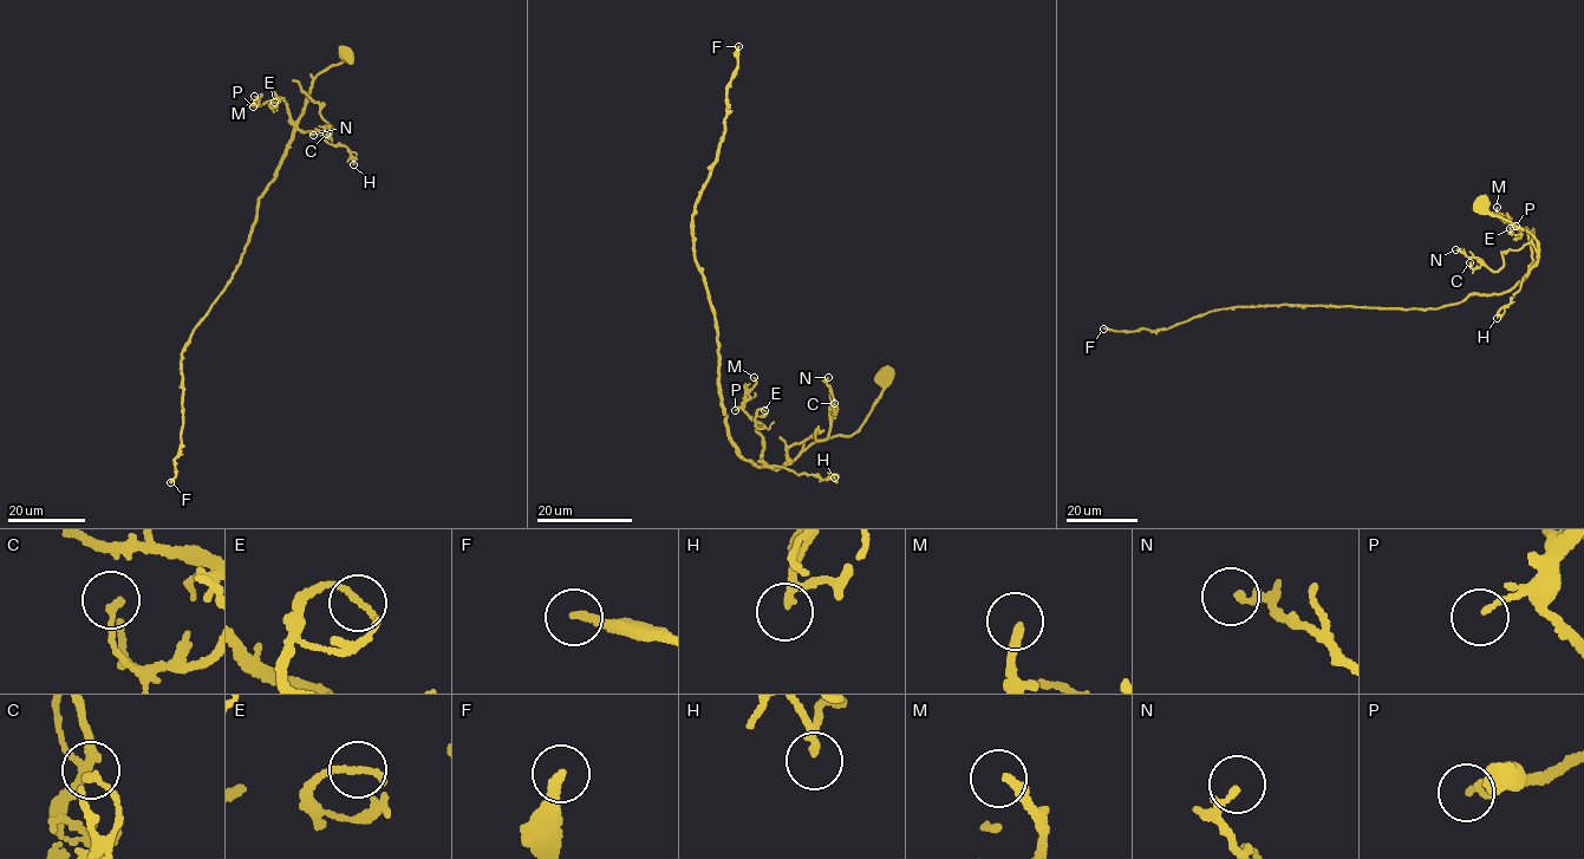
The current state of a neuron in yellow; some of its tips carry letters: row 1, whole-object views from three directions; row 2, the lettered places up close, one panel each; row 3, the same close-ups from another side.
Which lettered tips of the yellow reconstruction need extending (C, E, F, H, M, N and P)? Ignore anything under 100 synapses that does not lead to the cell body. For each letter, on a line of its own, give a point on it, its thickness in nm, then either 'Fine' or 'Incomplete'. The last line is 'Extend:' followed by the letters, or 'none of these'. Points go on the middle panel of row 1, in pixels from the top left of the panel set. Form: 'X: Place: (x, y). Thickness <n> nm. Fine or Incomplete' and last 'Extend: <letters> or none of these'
C: Place: (834, 403). Thickness 150 nm. Fine
E: Place: (764, 410). Thickness 190 nm. Fine
F: Place: (738, 46). Thickness 240 nm. Incomplete
H: Place: (834, 477). Thickness 150 nm. Fine
M: Place: (754, 377). Thickness 200 nm. Fine
N: Place: (828, 377). Thickness 130 nm. Fine
P: Place: (735, 410). Thickness 110 nm. Fine
Extend: F

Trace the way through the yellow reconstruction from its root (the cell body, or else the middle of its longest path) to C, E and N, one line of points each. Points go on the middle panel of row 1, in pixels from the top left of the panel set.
C: (885, 376), (853, 434), (814, 442), (788, 462), (789, 447), (816, 429), (817, 440), (827, 437), (834, 403)
E: (885, 376), (853, 434), (814, 442), (781, 469), (761, 461), (756, 429), (764, 427), (755, 420), (764, 410)
N: (885, 376), (853, 434), (814, 442), (788, 462), (789, 447), (816, 429), (817, 440), (827, 437), (828, 377)

